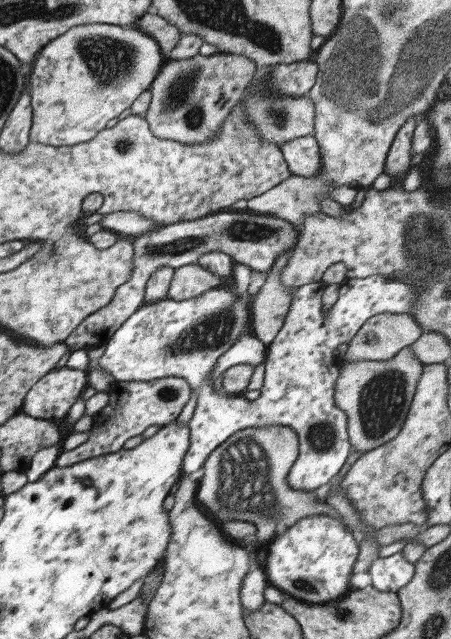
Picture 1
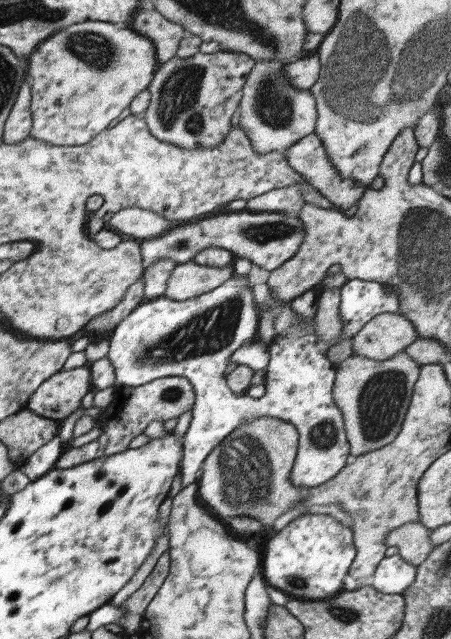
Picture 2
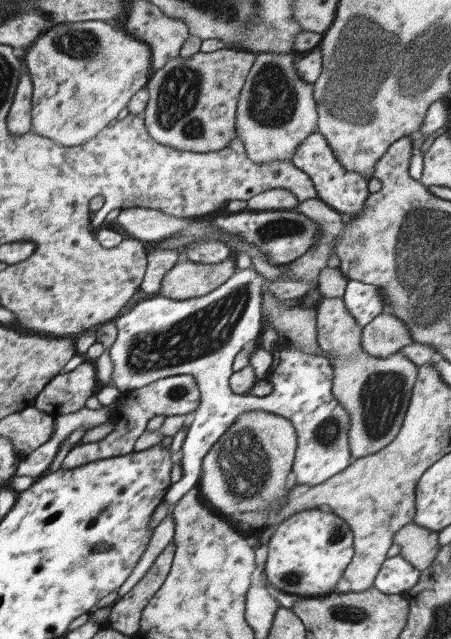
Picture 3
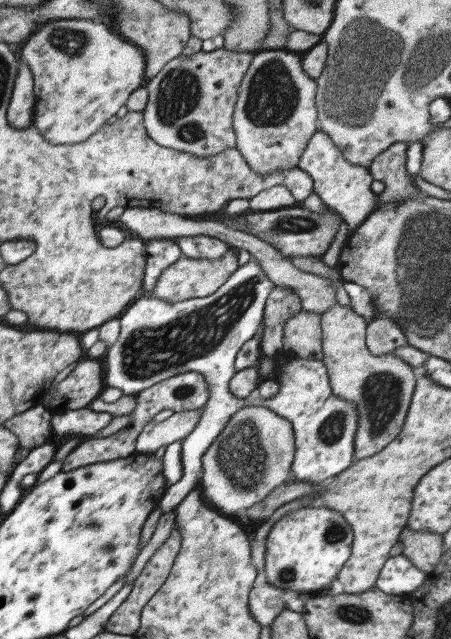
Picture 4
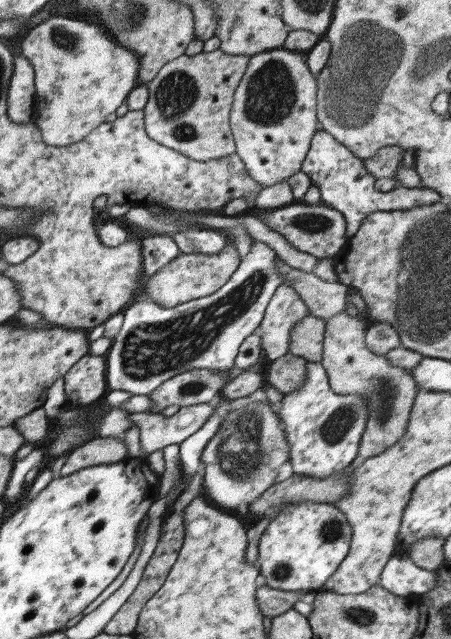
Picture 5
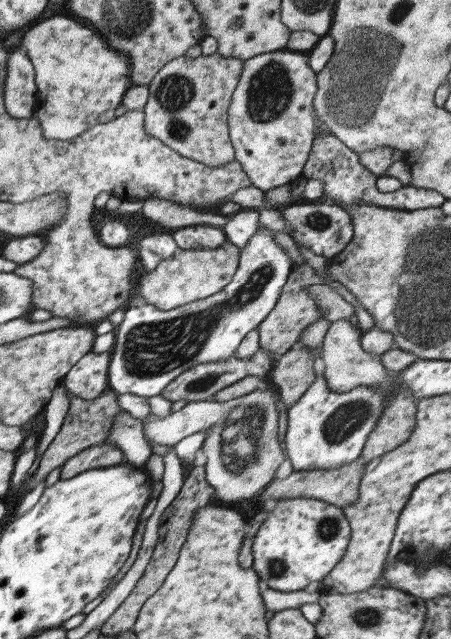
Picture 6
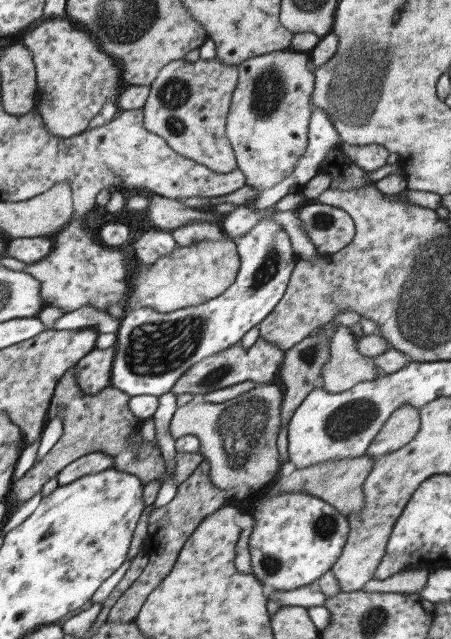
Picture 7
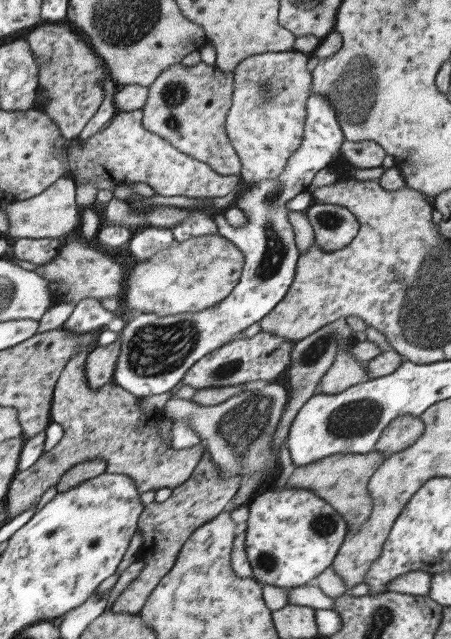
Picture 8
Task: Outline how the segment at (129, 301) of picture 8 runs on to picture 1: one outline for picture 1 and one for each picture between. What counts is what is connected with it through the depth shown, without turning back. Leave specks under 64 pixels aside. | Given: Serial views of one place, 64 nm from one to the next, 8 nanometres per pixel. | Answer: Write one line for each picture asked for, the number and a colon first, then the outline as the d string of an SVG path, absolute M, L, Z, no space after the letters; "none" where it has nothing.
1: M197 264L175 268L173 280L167 290L167 300L177 300L177 302L183 300L185 302L185 300L197 298L207 290L219 288L219 284L223 284L223 280L225 278L219 278Z
2: M193 262L175 266L167 280L163 298L177 300L177 302L191 300L191 298L211 292L213 288L227 282L229 278L233 278L233 272L235 270L231 266L215 268L215 266L199 266Z
3: M227 258L219 264L179 260L161 280L161 290L157 296L167 300L193 300L205 296L211 290L223 286L237 272L235 264L237 262L233 262L233 258Z
4: M227 250L219 260L191 260L191 258L183 256L175 264L171 264L163 270L163 274L157 278L155 288L151 290L151 298L165 300L167 304L175 304L175 302L183 302L183 300L197 300L197 298L211 296L227 282L227 278L237 268L239 268L237 256L231 250Z
5: M229 242L219 254L209 254L209 256L207 254L179 254L175 260L171 260L161 270L157 270L155 276L147 278L147 284L143 286L143 294L147 294L147 300L157 302L165 308L175 308L177 304L205 298L205 296L215 294L225 282L229 282L239 262L241 262L239 254L235 246Z
6: M223 242L215 250L179 250L171 260L163 260L153 272L141 276L135 292L137 298L143 298L145 304L153 304L159 310L181 308L183 304L191 304L195 300L205 300L219 290L223 290L239 266L239 250L235 244Z
7: M223 238L219 242L197 242L185 248L173 248L171 254L161 256L155 264L143 266L131 282L129 302L139 304L141 308L153 308L161 314L183 310L187 306L199 306L215 296L221 296L237 278L239 272L239 254L231 240Z

